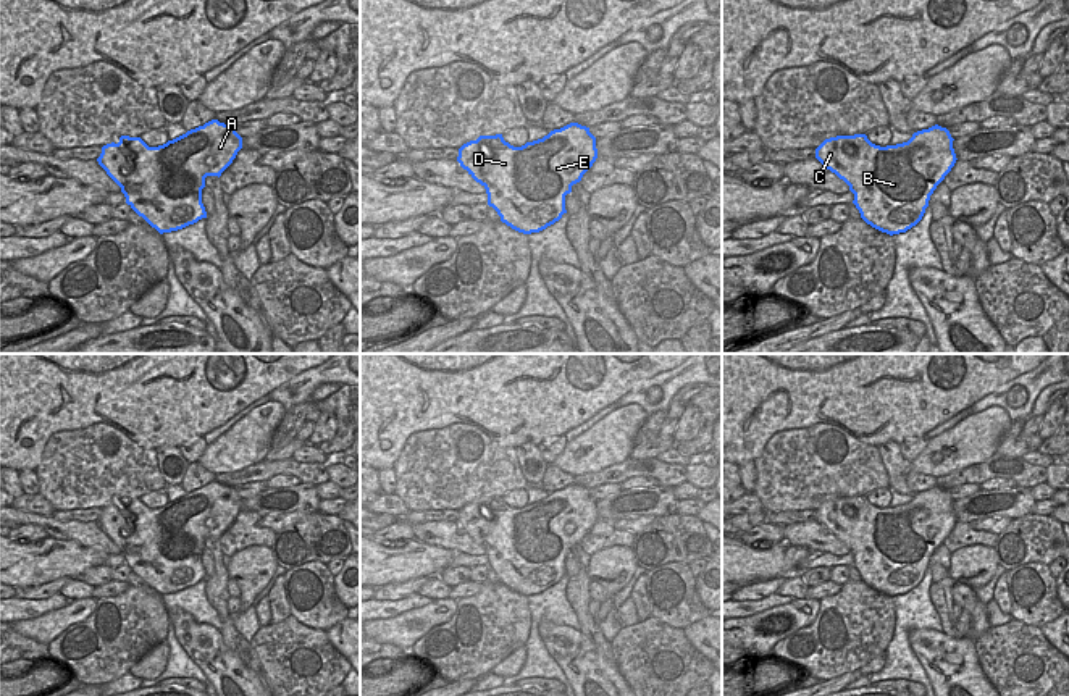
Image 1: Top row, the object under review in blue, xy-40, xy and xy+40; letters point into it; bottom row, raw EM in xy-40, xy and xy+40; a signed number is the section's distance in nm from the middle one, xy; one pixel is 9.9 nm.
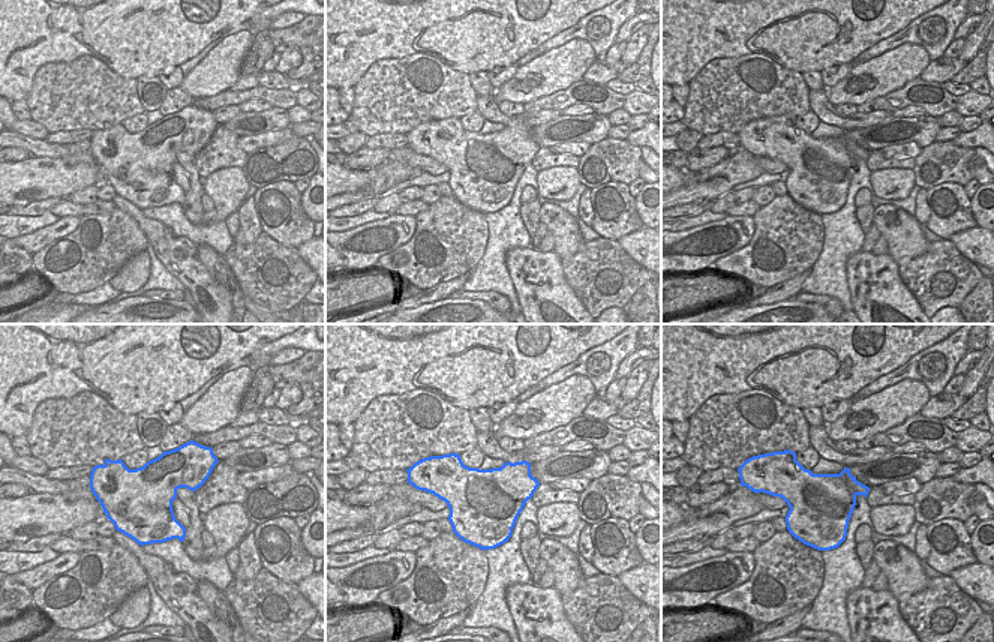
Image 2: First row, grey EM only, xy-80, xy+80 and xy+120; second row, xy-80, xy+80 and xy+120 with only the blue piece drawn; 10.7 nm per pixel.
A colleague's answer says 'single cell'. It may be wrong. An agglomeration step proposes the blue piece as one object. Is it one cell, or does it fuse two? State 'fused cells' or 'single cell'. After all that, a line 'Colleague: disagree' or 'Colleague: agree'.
single cell
Colleague: agree

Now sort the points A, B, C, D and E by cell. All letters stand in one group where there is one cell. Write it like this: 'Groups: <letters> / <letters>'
Groups: A B C D E

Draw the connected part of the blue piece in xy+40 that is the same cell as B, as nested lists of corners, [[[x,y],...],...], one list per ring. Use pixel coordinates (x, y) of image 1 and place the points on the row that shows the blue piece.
[[[938,124],[914,132],[908,142],[887,147],[872,144],[866,134],[836,136],[815,149],[815,158],[849,186],[861,218],[893,236],[906,233],[922,220],[930,195],[958,160],[953,140],[950,131]]]

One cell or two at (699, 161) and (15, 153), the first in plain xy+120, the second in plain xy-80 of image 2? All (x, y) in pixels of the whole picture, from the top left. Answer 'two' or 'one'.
one

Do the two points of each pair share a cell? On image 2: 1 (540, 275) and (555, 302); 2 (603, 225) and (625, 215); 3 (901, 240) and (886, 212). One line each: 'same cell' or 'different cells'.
1: same cell
2: same cell
3: same cell

